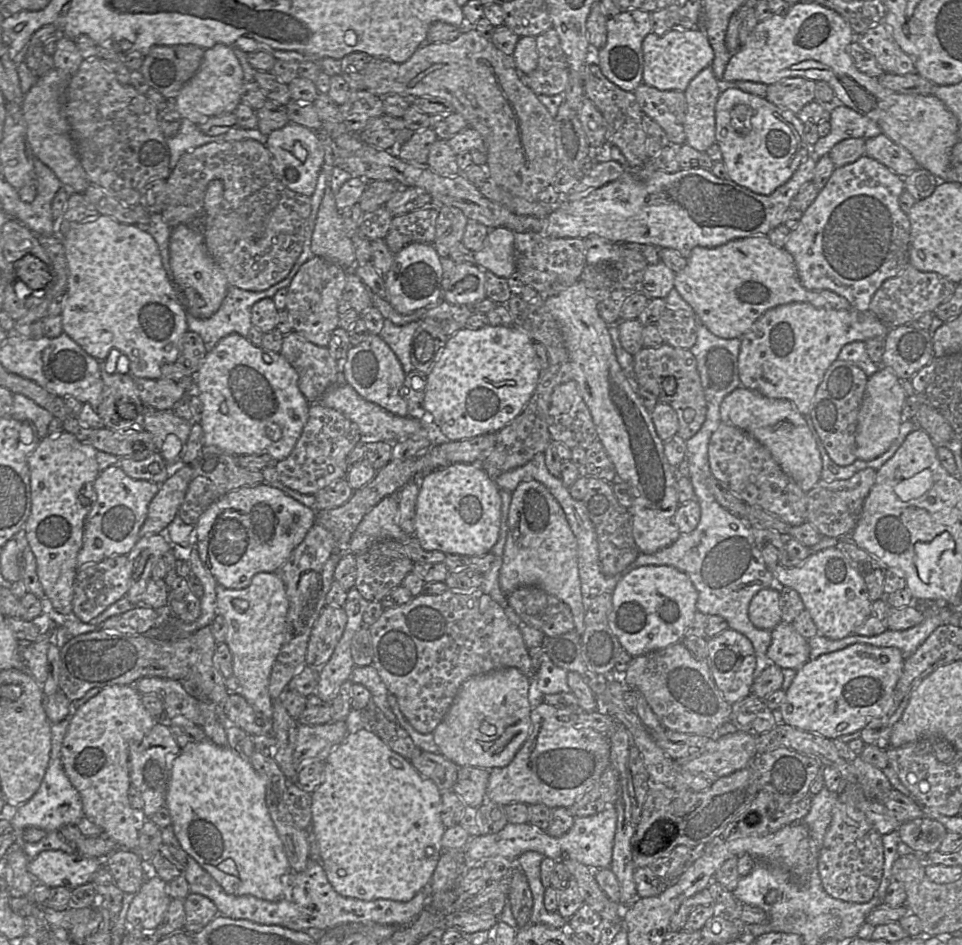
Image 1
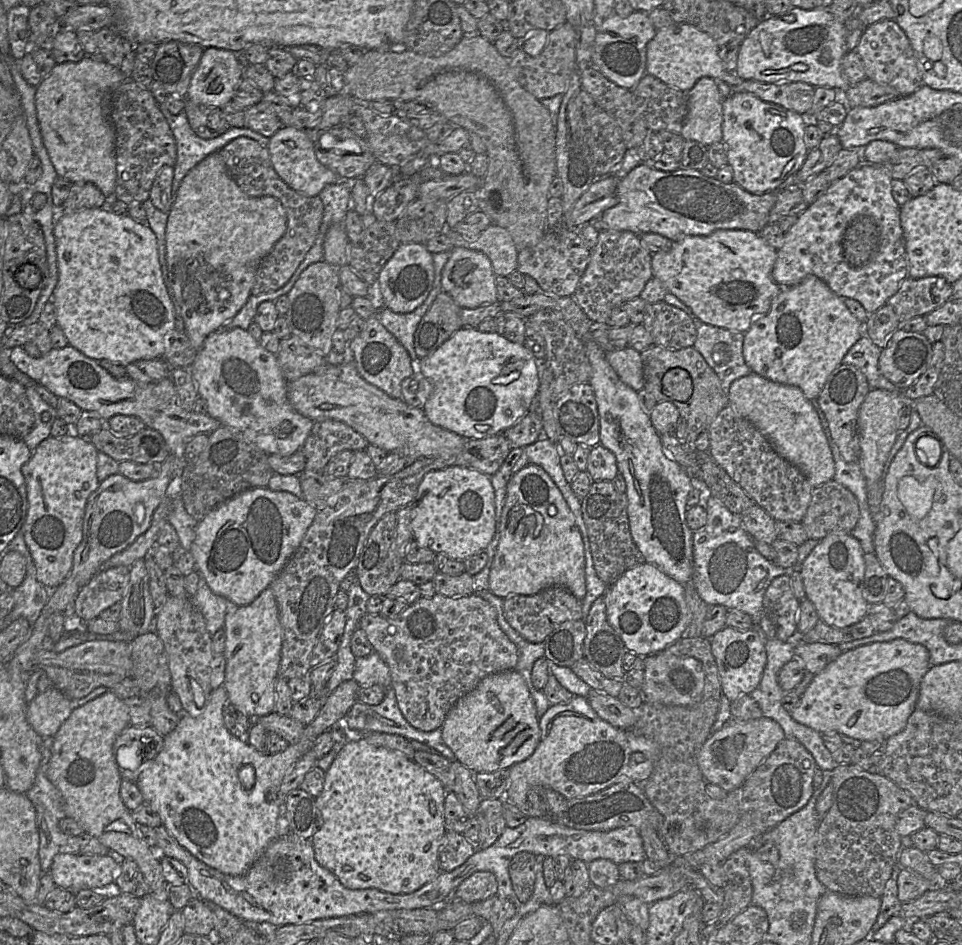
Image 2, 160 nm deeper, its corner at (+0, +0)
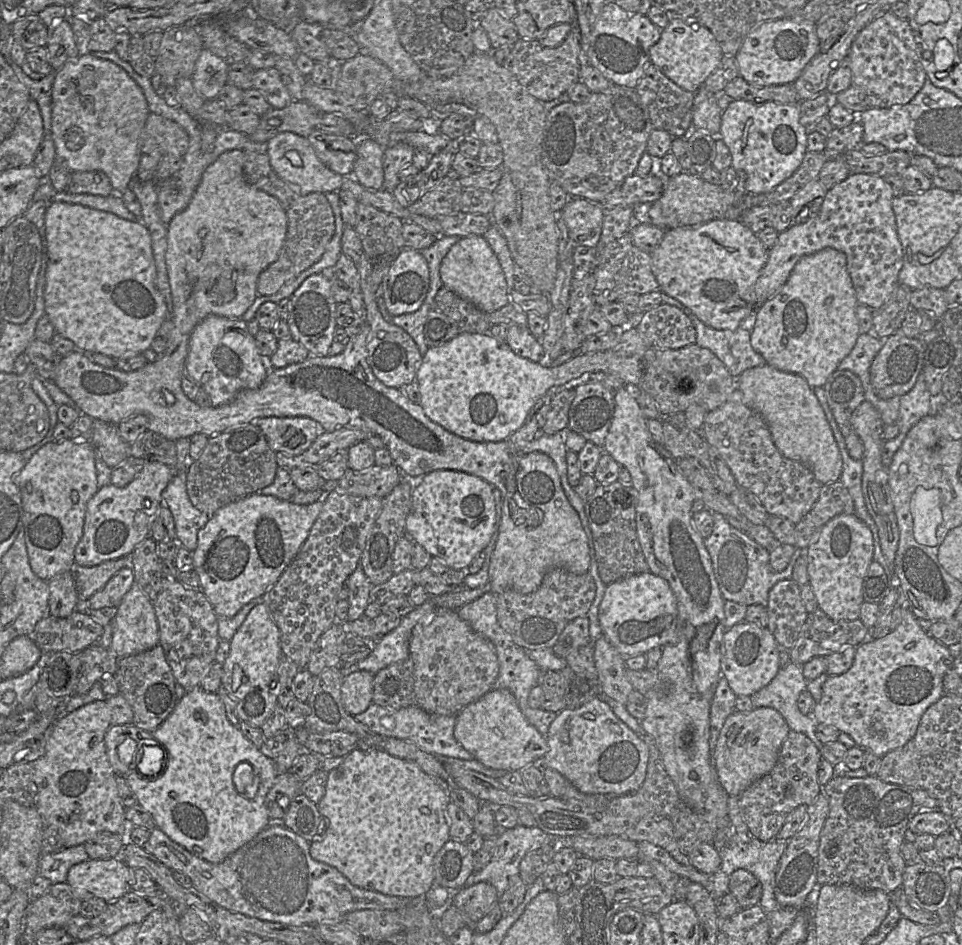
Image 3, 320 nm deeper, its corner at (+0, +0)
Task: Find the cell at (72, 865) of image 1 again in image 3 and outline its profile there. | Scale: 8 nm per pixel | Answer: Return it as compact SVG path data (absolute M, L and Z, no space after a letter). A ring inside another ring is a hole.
M120 857L88 859L73 865L67 883L81 901L102 898L112 902L132 890L132 872Z

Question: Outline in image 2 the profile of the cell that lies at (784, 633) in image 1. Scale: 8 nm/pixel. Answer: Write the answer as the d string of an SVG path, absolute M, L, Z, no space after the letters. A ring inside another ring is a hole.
M822 642L795 643L795 658L803 662L806 671L817 674L842 652L836 644Z

